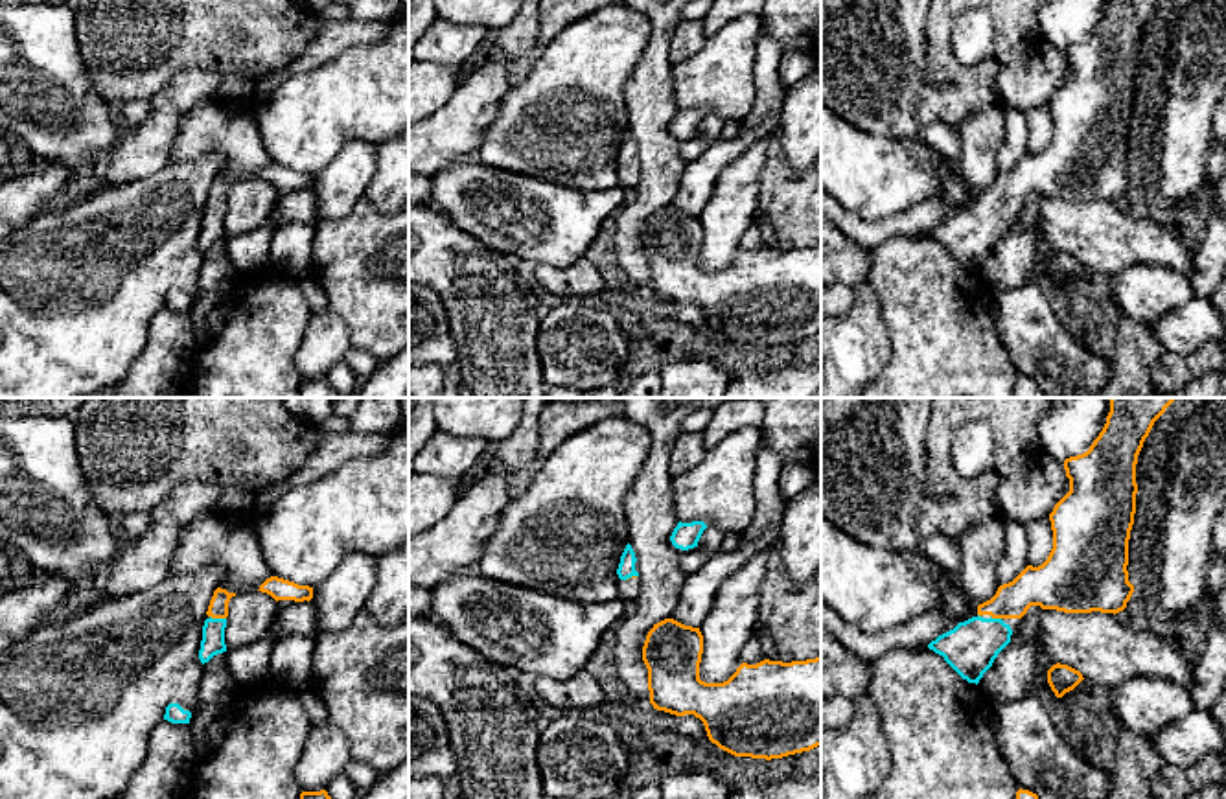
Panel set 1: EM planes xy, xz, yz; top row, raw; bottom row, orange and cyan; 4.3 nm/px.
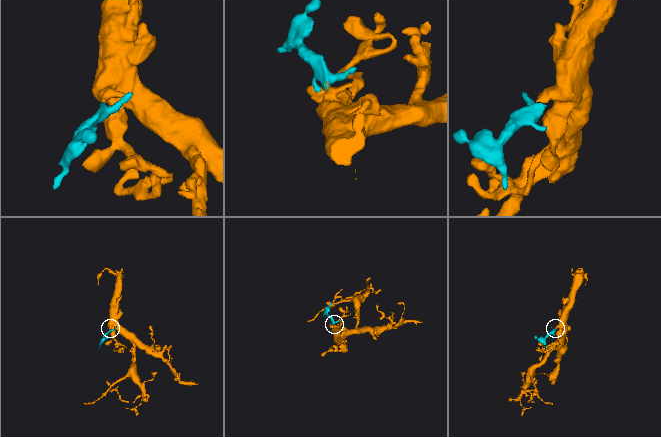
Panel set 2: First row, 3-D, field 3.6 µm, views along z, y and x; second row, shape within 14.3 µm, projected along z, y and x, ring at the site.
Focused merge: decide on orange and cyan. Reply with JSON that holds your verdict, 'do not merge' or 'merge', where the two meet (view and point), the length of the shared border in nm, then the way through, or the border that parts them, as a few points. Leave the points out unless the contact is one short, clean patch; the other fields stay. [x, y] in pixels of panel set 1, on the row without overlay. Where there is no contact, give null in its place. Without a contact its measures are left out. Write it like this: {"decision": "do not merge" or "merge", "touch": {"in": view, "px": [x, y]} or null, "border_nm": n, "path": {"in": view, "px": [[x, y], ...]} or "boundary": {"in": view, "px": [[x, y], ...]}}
{"decision": "merge", "touch": {"in": "xy", "px": [218, 205]}, "border_nm": 70}

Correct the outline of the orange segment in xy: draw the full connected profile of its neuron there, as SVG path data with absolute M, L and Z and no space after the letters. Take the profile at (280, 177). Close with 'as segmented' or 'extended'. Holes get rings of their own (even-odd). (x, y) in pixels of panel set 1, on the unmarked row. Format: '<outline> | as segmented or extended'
M278 164L267 166L258 179L271 182L276 190L278 188L309 190L313 186L313 175L298 173L295 169Z | as segmented

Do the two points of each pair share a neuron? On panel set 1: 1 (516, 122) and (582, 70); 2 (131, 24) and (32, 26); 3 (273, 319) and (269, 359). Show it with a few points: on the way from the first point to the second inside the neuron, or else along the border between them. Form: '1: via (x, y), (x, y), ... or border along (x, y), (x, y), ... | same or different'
1: via (532, 120), (566, 87) | same
2: border along (74, 19), (76, 45), (85, 69) | different
3: via (269, 328), (269, 350) | same

